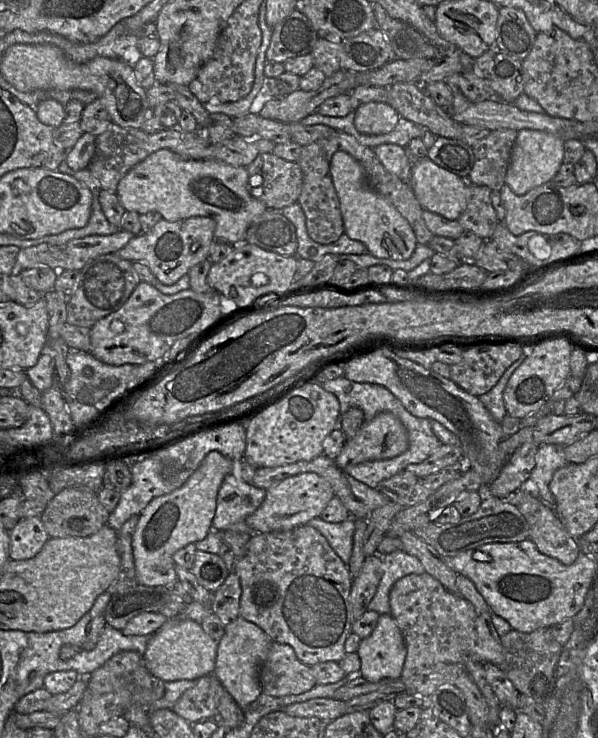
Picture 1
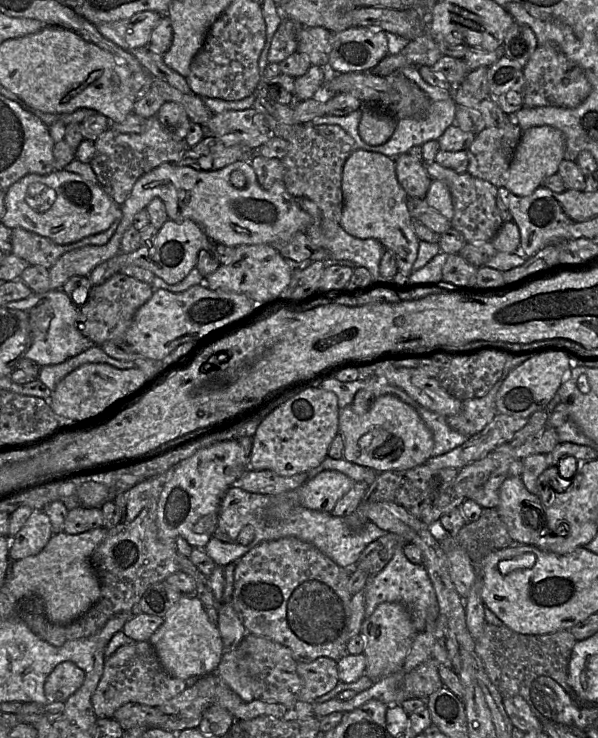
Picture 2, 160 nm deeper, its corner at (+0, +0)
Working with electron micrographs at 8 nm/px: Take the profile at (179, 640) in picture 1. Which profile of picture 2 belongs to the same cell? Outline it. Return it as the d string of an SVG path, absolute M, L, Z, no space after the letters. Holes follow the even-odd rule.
M183 594L166 613L163 623L151 635L149 642L165 671L183 680L216 673L224 653L218 626L210 622L202 601L197 596L189 594Z

